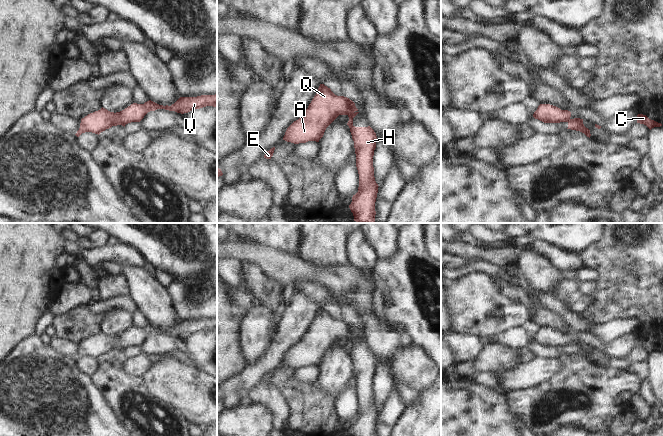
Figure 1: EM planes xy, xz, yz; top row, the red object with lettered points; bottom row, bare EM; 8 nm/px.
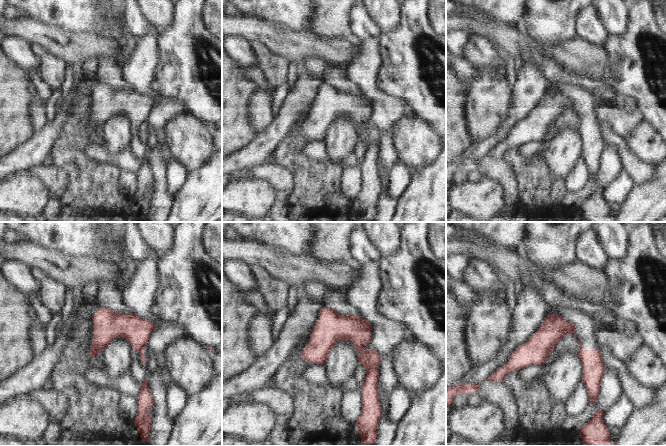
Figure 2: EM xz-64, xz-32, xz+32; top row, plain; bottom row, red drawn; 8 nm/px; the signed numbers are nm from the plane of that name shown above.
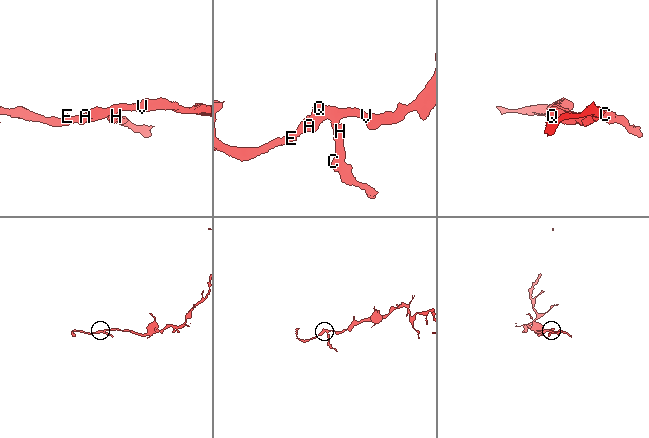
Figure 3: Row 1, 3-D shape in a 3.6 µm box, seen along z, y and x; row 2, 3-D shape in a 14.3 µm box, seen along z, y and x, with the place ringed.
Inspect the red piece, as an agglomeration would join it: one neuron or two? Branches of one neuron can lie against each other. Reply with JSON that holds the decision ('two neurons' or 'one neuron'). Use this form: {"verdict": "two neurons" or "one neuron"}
{"verdict": "two neurons"}

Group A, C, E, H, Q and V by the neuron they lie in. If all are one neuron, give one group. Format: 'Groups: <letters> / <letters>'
Groups: A E Q V / C H

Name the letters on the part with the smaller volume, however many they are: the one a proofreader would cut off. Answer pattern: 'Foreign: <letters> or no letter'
Foreign: C, H

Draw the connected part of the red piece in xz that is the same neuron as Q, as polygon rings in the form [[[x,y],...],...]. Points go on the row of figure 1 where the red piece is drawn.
[[[320,84],[316,95],[306,111],[286,130],[283,140],[294,144],[316,141],[323,137],[326,128],[339,116],[347,115],[347,125],[358,111],[355,103],[347,97],[335,95],[330,88]]]

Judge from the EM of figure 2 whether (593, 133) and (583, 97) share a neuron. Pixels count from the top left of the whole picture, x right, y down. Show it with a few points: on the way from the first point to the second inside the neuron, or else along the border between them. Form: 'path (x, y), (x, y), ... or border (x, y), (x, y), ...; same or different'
path (589, 124), (586, 106); same

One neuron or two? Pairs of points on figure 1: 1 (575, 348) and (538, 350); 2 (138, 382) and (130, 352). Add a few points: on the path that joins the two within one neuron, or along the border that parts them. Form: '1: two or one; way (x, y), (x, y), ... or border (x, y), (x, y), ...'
1: one; way (566, 349), (547, 351)
2: two; border (124, 351), (129, 358)

